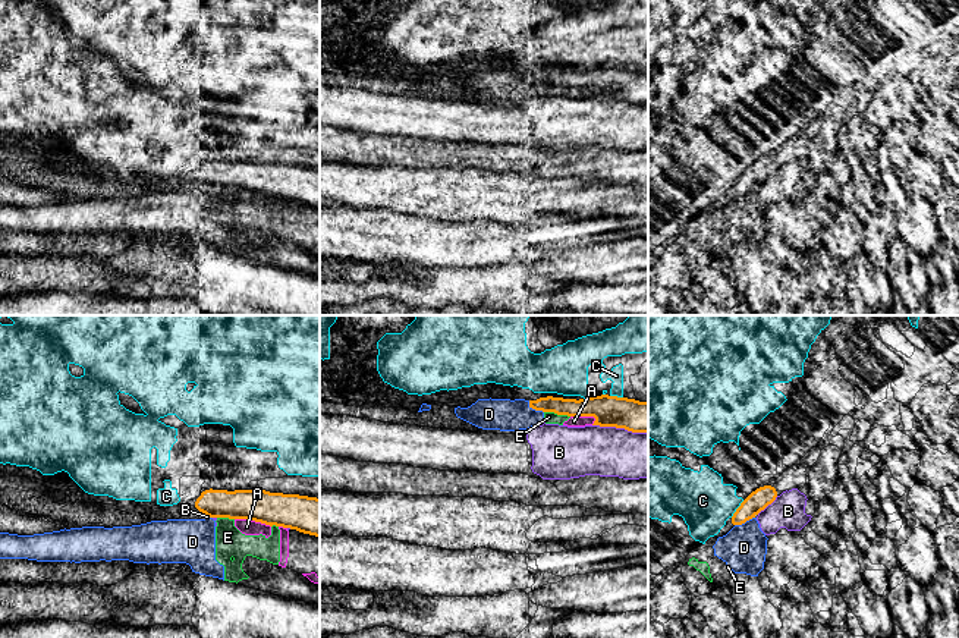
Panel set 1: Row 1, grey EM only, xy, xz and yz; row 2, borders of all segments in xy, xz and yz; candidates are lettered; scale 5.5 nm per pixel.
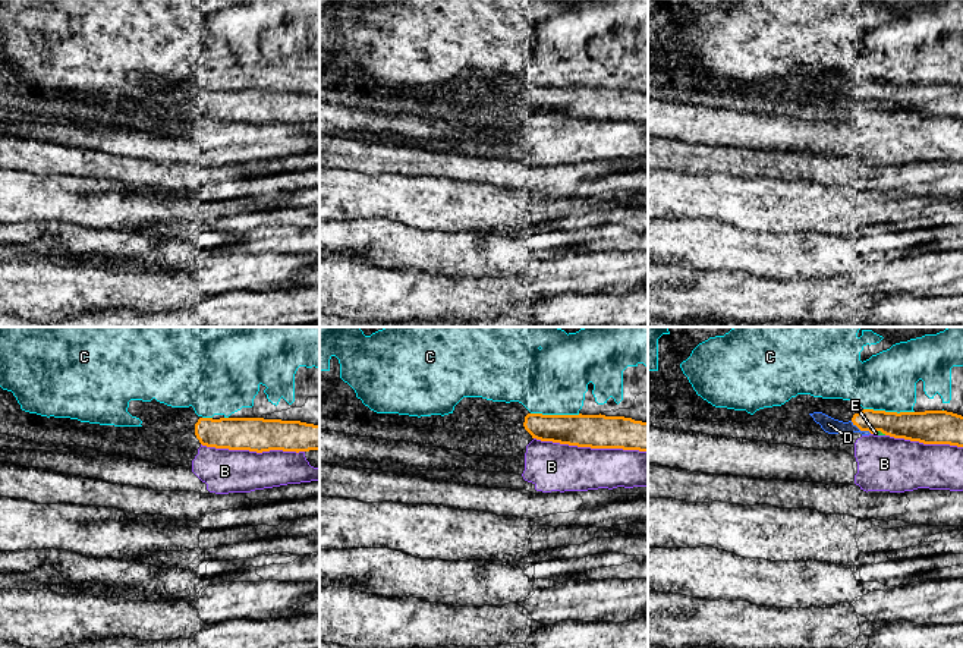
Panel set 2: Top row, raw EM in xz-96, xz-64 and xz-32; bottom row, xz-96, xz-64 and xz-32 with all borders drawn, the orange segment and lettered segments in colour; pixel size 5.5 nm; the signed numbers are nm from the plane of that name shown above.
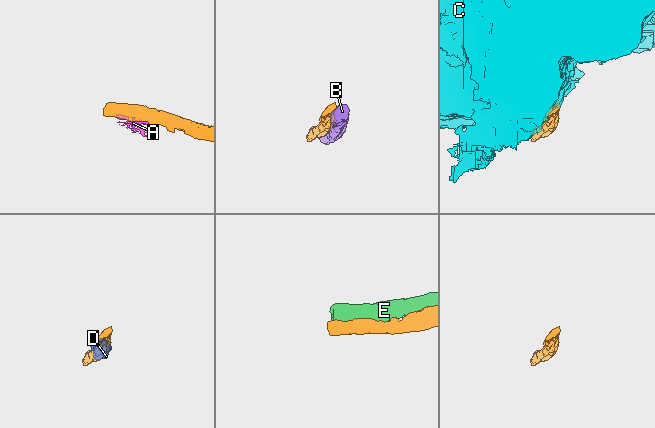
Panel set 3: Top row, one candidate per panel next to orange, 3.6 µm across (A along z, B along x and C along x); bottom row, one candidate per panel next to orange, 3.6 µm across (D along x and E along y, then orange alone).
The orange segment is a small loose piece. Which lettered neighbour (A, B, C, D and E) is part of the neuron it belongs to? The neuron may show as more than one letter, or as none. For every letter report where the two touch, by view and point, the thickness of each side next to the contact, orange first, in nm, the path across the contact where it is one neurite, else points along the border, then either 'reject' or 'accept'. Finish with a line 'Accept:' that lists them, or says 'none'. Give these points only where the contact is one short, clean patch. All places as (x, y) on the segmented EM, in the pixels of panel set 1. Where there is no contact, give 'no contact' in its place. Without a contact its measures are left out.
A: contact xy (252, 519); calibres 190 and 90 nm; border xy (235, 518), (248, 518), (270, 527); reject
B: contact xz (621, 427); calibres 180 and 280 nm; reject
C: contact yz (736, 509); calibres 110 and 300 nm; reject
D: contact xz (534, 408); calibres 100 and 180 nm; accept
E: contact xz (557, 414); calibres 140 and 60 nm; reject
Accept: D

